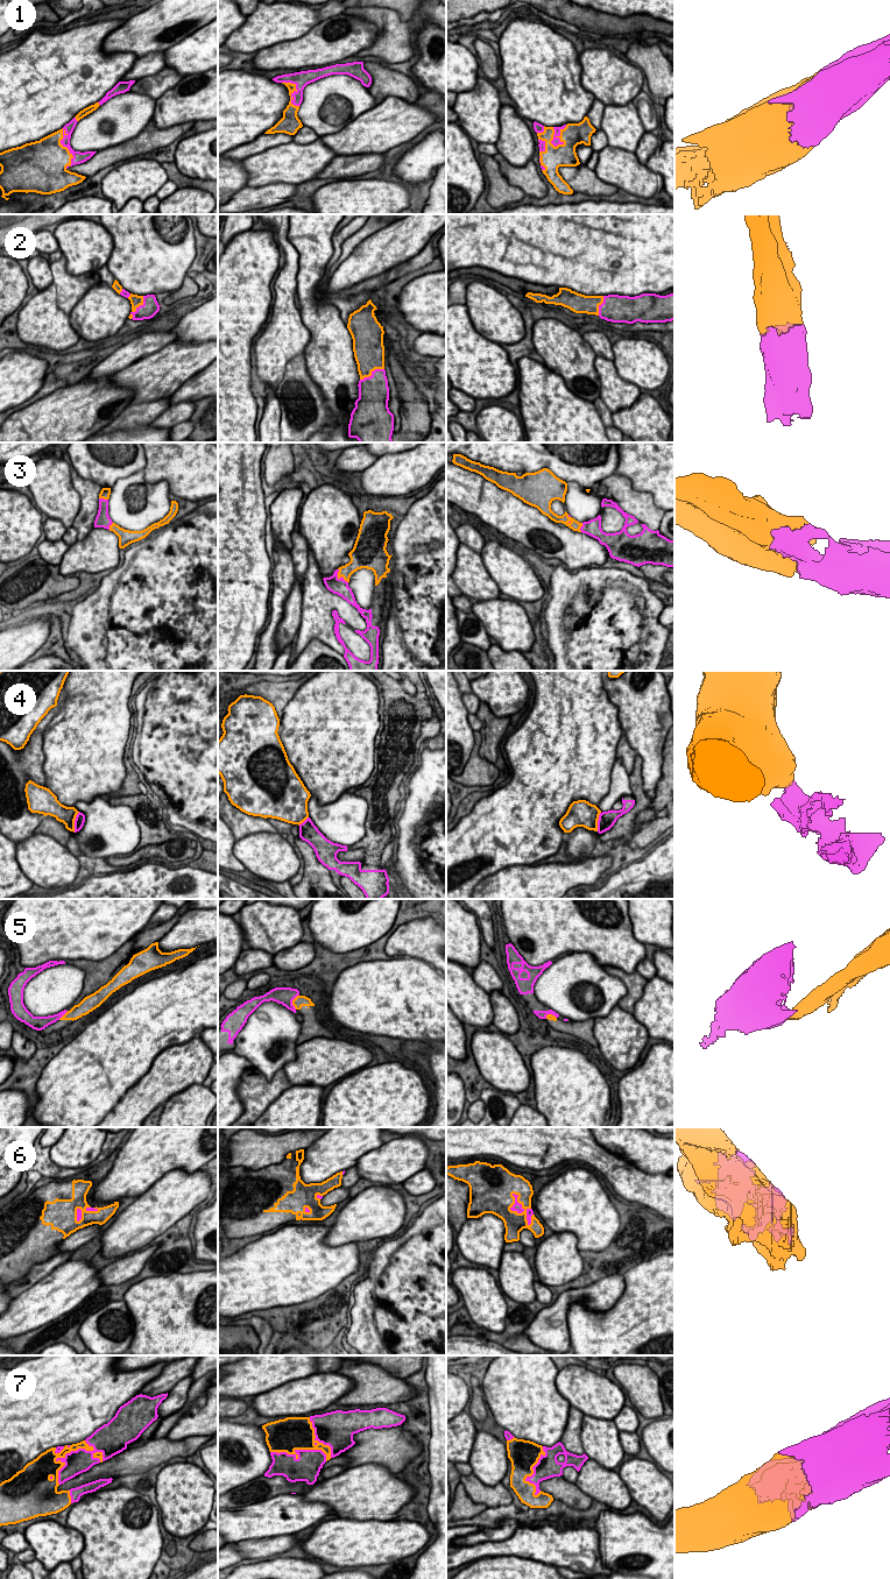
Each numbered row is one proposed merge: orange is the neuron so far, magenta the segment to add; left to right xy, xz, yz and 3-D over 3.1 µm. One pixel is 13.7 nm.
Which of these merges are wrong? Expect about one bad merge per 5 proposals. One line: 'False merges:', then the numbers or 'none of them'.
False merges: 4, 5

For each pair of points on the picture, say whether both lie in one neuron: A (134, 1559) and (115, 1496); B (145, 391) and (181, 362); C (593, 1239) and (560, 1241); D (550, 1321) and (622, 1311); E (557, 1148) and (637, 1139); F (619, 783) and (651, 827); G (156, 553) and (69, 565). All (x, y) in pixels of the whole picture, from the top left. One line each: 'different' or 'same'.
A: same
B: same
C: different
D: different
E: different
F: different
G: different

